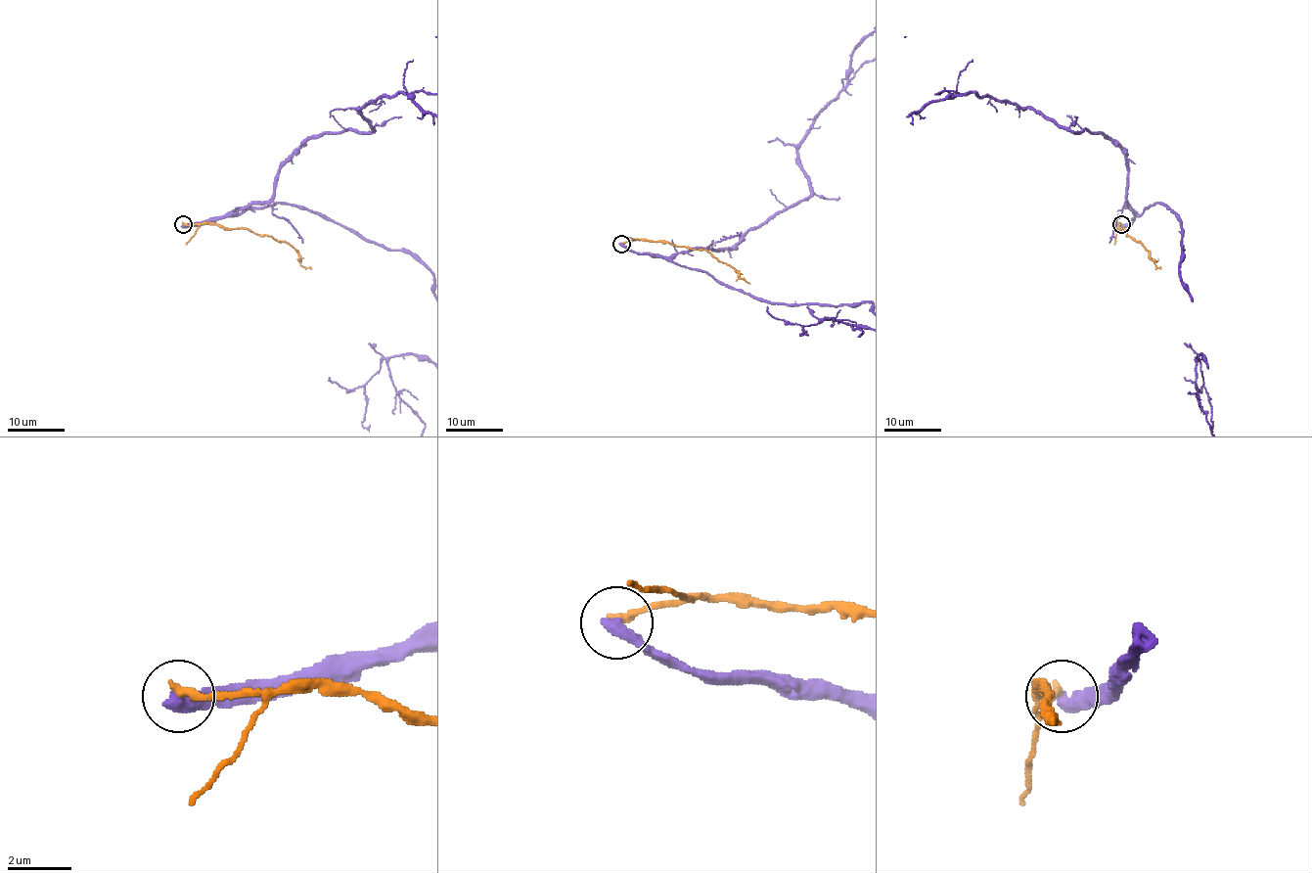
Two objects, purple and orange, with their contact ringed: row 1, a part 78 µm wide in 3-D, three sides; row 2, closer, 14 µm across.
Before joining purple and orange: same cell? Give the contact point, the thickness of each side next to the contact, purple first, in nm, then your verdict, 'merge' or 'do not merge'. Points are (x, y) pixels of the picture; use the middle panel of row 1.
place (621, 244); calibres 460 and 280 nm; do not merge

